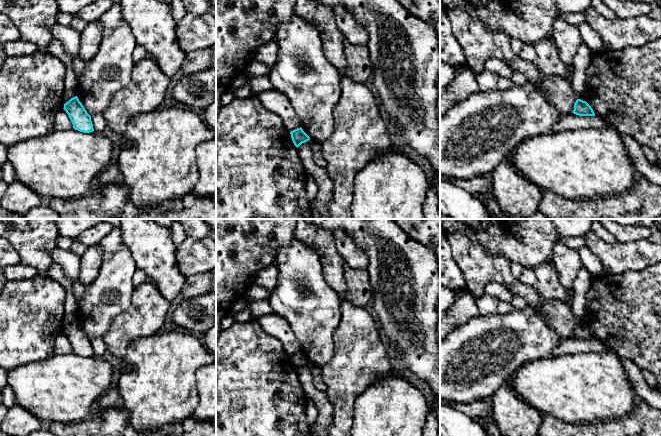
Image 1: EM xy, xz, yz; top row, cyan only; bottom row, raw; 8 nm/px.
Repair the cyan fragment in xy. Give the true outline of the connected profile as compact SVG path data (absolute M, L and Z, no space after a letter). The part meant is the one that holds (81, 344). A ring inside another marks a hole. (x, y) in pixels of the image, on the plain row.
M77 320L65 327L63 333L68 338L75 354L84 357L94 355L91 340L87 337Z

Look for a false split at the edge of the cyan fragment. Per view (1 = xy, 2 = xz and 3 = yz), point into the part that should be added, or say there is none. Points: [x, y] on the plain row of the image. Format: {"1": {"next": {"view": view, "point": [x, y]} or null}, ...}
{"1": {"next": null}, "2": {"next": null}, "3": {"next": null}}

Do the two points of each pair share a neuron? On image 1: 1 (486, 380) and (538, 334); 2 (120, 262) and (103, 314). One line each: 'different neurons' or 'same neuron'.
1: same neuron
2: same neuron

